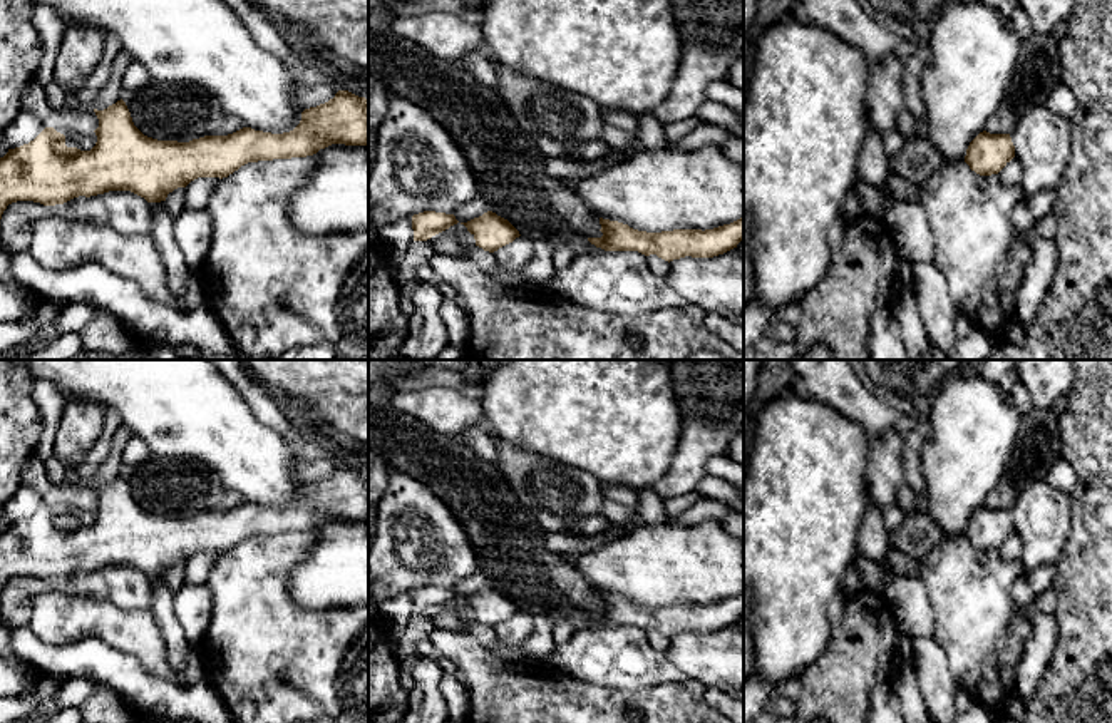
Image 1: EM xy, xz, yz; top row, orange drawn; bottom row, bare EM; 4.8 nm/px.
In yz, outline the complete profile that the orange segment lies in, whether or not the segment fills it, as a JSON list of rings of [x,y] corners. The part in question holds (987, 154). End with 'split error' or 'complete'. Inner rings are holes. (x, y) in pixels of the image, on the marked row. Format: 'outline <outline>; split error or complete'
outline [[[980,132],[968,146],[965,162],[980,176],[998,174],[1015,157],[1010,134]]]; complete

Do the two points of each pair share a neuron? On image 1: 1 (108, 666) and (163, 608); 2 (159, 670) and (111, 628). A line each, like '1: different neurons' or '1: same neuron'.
1: different neurons
2: same neuron

